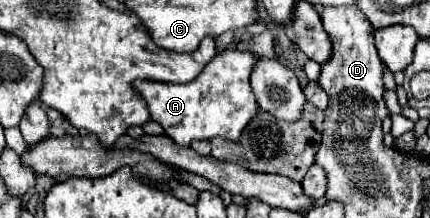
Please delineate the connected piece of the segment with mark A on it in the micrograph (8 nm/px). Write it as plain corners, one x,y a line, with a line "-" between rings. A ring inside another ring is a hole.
241,50
219,52
197,76
197,80
185,84
171,82
147,82
135,80
133,90
147,102
151,120
163,126
165,134
181,146
189,146
193,140
209,140
215,136
237,140
249,120
257,114
257,102
249,86
249,76
257,56

